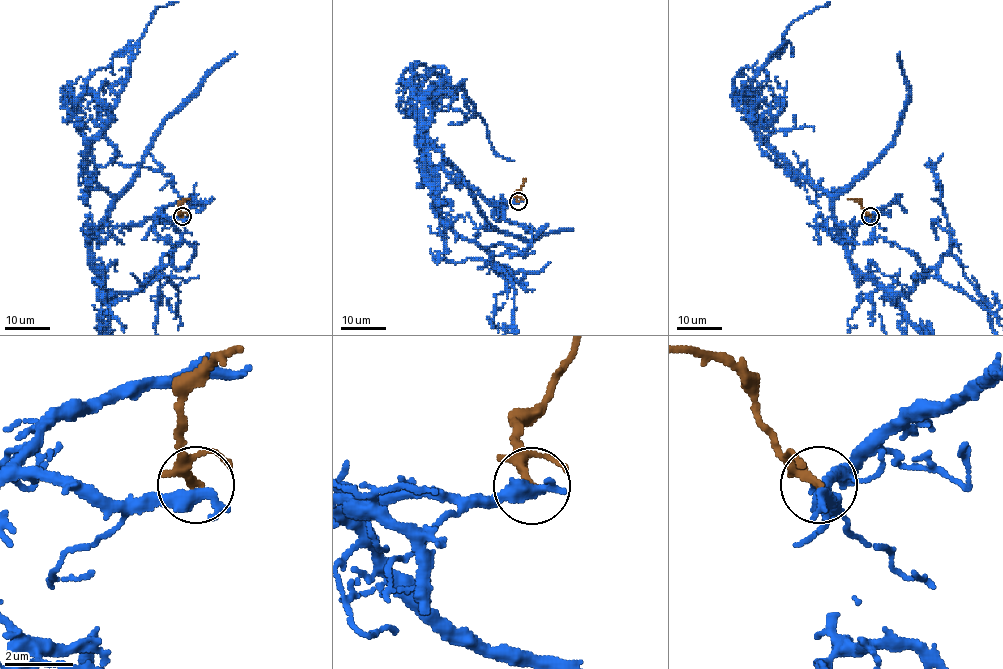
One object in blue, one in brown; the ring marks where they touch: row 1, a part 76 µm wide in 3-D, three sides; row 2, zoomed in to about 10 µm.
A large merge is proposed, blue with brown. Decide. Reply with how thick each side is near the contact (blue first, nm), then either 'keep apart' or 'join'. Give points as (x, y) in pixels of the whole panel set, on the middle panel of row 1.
550 nm thick on the blue side, 200 nm on the other; keep apart

